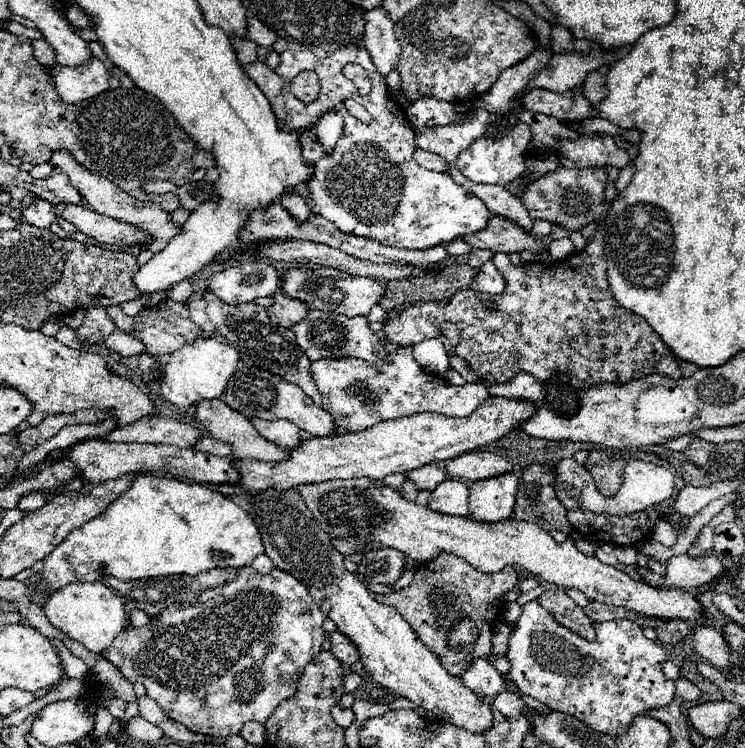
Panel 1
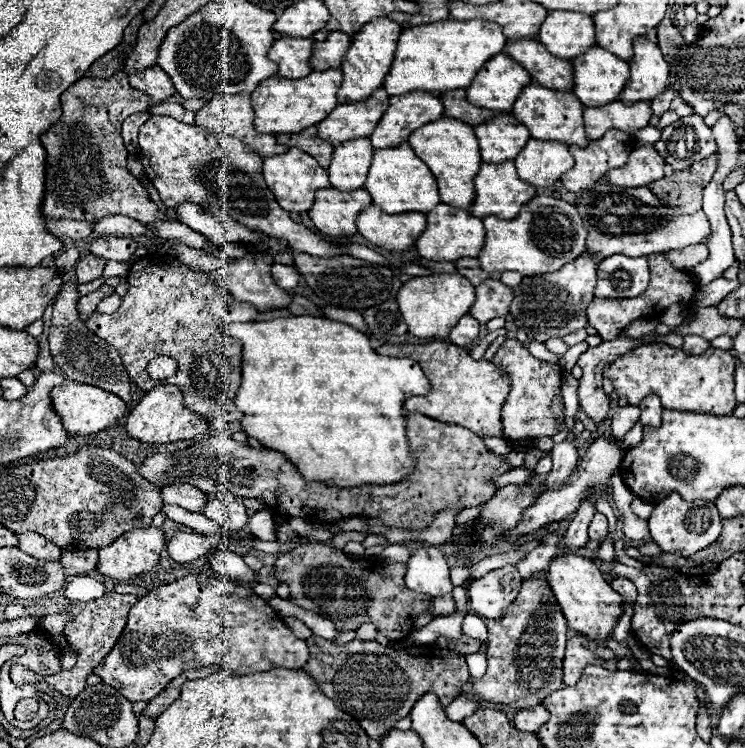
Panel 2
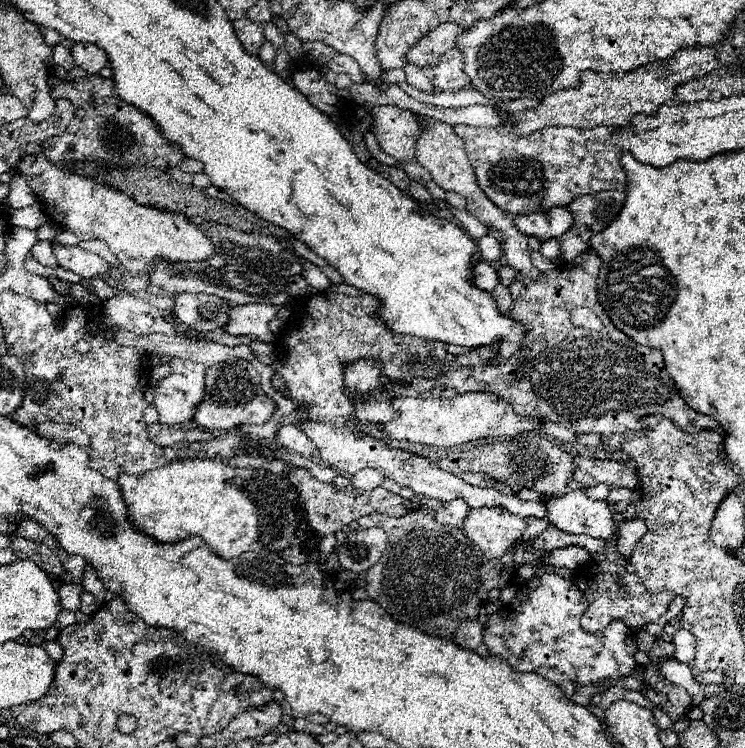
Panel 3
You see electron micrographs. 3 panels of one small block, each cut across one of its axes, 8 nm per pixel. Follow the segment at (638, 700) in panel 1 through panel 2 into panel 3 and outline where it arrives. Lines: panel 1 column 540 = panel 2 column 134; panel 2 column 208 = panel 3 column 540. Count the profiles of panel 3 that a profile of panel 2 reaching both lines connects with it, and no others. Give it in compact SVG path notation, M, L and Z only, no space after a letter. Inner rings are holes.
M558 574L534 576L528 582L524 582L524 586L516 592L512 602L508 602L500 612L490 616L488 626L484 630L484 644L488 646L490 654L502 656L504 660L508 660L508 664L516 672L534 672L540 666L552 666L552 668L558 668L560 672L566 672L566 676L570 676L570 680L574 680L580 686L586 686L604 678L628 676L636 668L634 654L638 648L636 648L634 634L620 620L614 620L604 630L586 632L580 626L580 618L586 612L586 604L588 602L582 596L582 592L574 588L574 584L564 580L562 576Z

